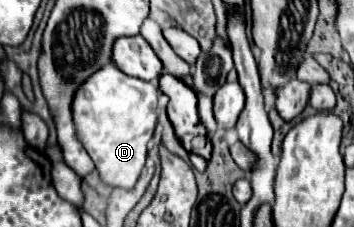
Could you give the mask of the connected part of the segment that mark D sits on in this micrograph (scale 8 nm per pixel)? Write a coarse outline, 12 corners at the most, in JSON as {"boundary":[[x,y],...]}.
{"boundary":[[105,66],[73,100],[77,136],[131,190],[157,124],[159,84]]}

